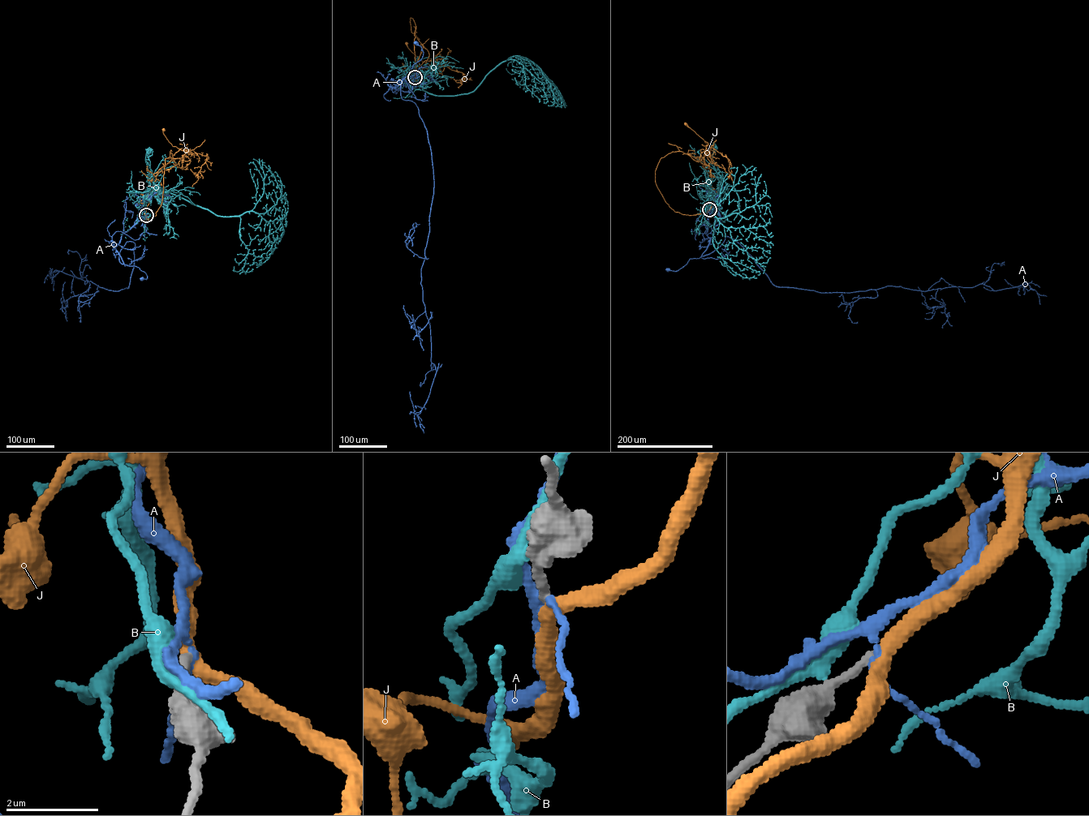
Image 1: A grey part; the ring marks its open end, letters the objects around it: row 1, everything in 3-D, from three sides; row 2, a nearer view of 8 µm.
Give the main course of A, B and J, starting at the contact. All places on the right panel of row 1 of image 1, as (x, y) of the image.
A: (709, 209), (712, 206), (716, 208), (720, 217), (707, 248), (699, 258), (690, 259), (677, 270), (667, 269)
B: (708, 210), (711, 207), (708, 202), (714, 198), (720, 185), (720, 176), (722, 176), (712, 160), (714, 147)
J: (709, 209), (690, 215), (675, 212), (656, 182), (661, 158), (682, 151), (699, 161), (710, 148), (685, 124)

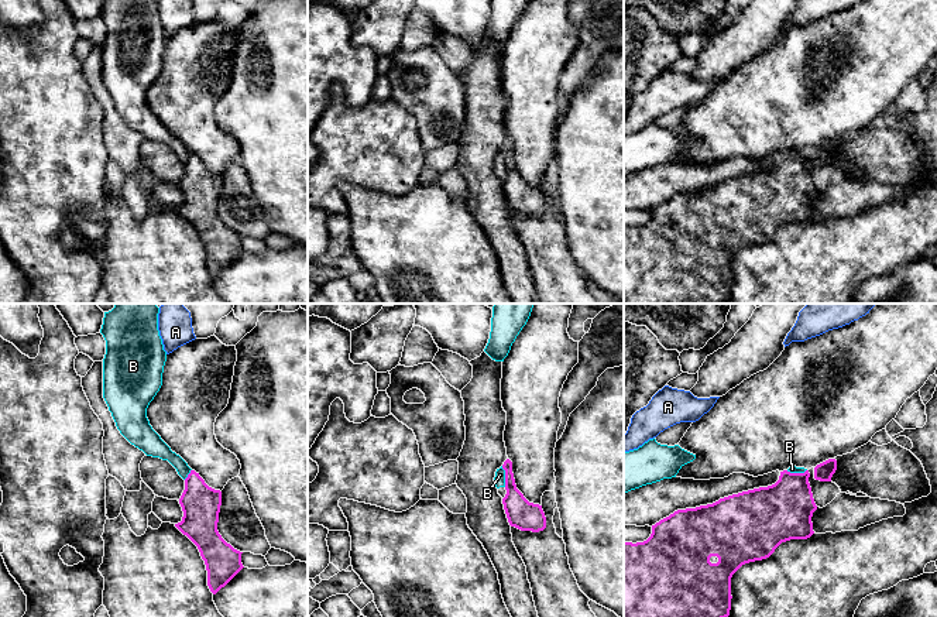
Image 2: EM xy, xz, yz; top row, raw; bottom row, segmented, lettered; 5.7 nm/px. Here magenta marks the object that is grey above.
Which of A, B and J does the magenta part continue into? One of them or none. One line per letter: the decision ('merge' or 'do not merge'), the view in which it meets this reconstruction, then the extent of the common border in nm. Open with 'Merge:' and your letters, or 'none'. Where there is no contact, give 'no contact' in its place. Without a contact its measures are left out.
Merge: none
A: do not merge | no contact
B: do not merge | xz | 120 nm
J: do not merge | no contact

